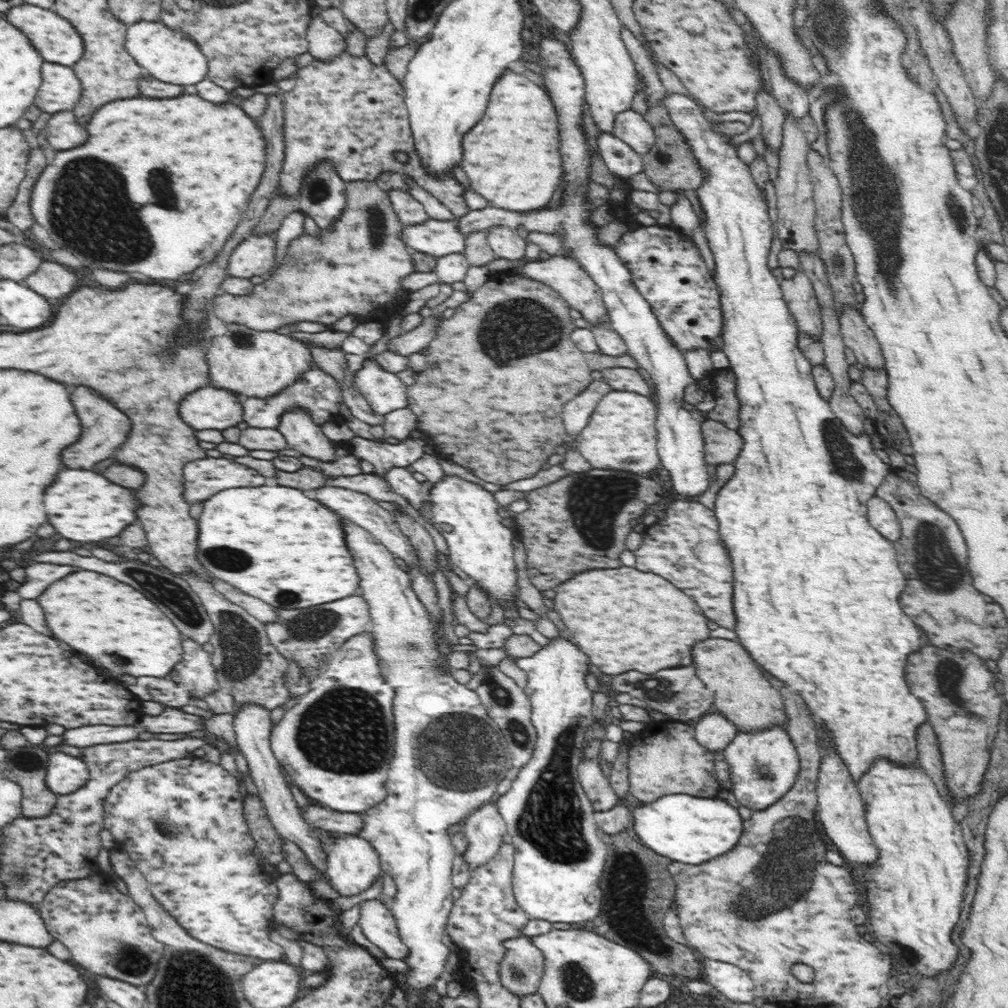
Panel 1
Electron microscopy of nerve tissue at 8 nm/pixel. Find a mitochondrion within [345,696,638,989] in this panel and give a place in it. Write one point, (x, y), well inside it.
(457, 753)

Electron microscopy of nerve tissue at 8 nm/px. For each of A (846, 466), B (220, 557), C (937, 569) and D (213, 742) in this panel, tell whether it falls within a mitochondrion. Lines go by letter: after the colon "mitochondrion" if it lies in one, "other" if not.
A: mitochondrion
B: mitochondrion
C: mitochondrion
D: other

